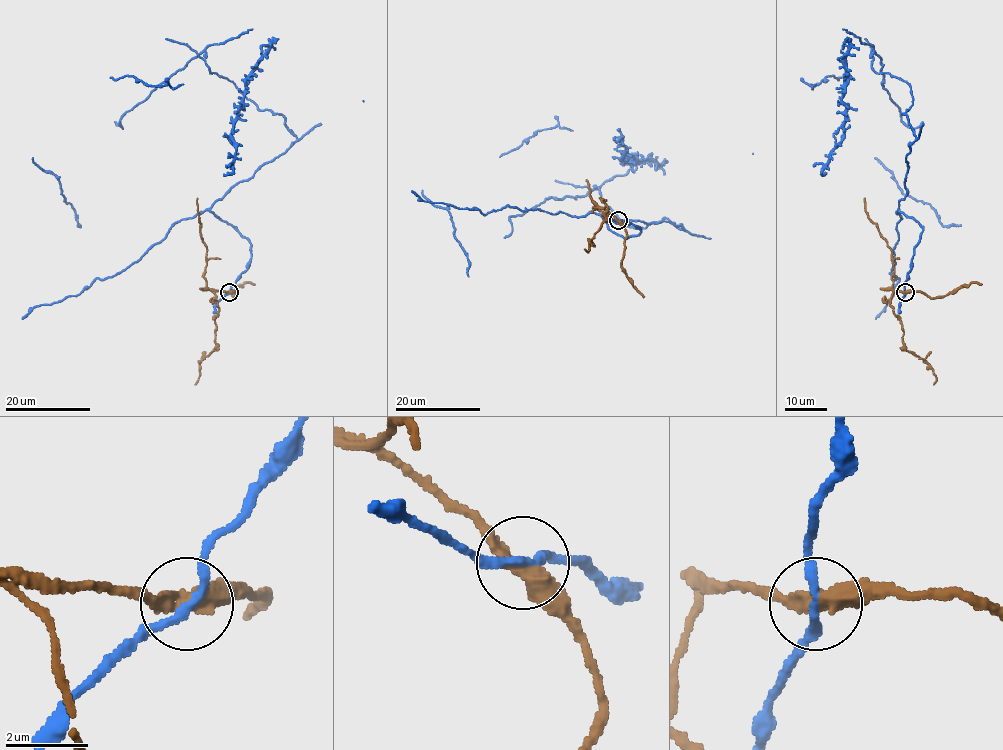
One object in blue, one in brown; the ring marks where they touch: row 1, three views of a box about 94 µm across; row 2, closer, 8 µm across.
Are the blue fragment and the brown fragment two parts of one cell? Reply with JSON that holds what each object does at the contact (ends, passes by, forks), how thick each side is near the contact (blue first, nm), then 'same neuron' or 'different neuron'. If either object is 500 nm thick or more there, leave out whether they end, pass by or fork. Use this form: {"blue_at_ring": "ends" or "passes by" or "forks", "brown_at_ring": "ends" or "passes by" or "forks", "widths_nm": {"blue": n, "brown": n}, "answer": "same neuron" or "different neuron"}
{"blue_at_ring": "passes by", "brown_at_ring": "passes by", "widths_nm": {"blue": 200, "brown": 380}, "answer": "different neuron"}

